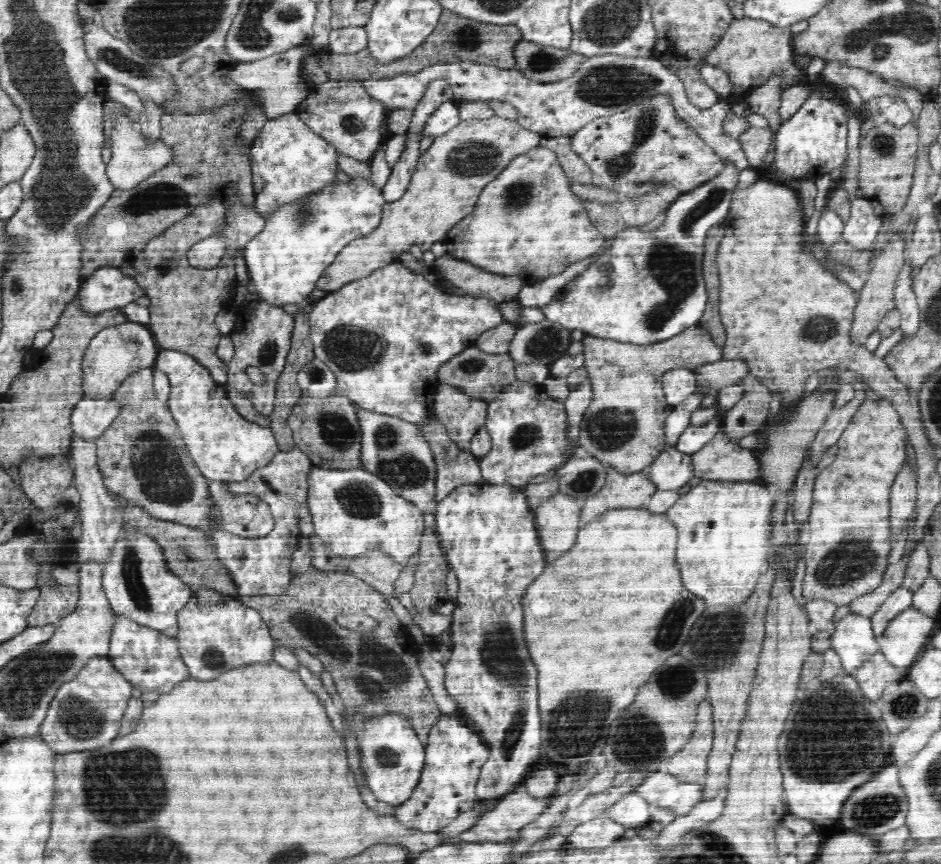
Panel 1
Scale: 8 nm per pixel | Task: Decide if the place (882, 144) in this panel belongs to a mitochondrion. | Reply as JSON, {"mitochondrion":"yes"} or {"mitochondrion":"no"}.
{"mitochondrion":"yes"}

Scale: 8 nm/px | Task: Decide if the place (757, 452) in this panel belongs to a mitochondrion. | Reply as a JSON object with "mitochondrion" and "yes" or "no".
{"mitochondrion":"no"}

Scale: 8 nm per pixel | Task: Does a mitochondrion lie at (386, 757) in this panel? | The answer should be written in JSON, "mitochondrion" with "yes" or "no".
{"mitochondrion":"yes"}

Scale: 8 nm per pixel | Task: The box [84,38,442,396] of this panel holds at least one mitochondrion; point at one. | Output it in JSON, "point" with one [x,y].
{"point":[351,349]}

